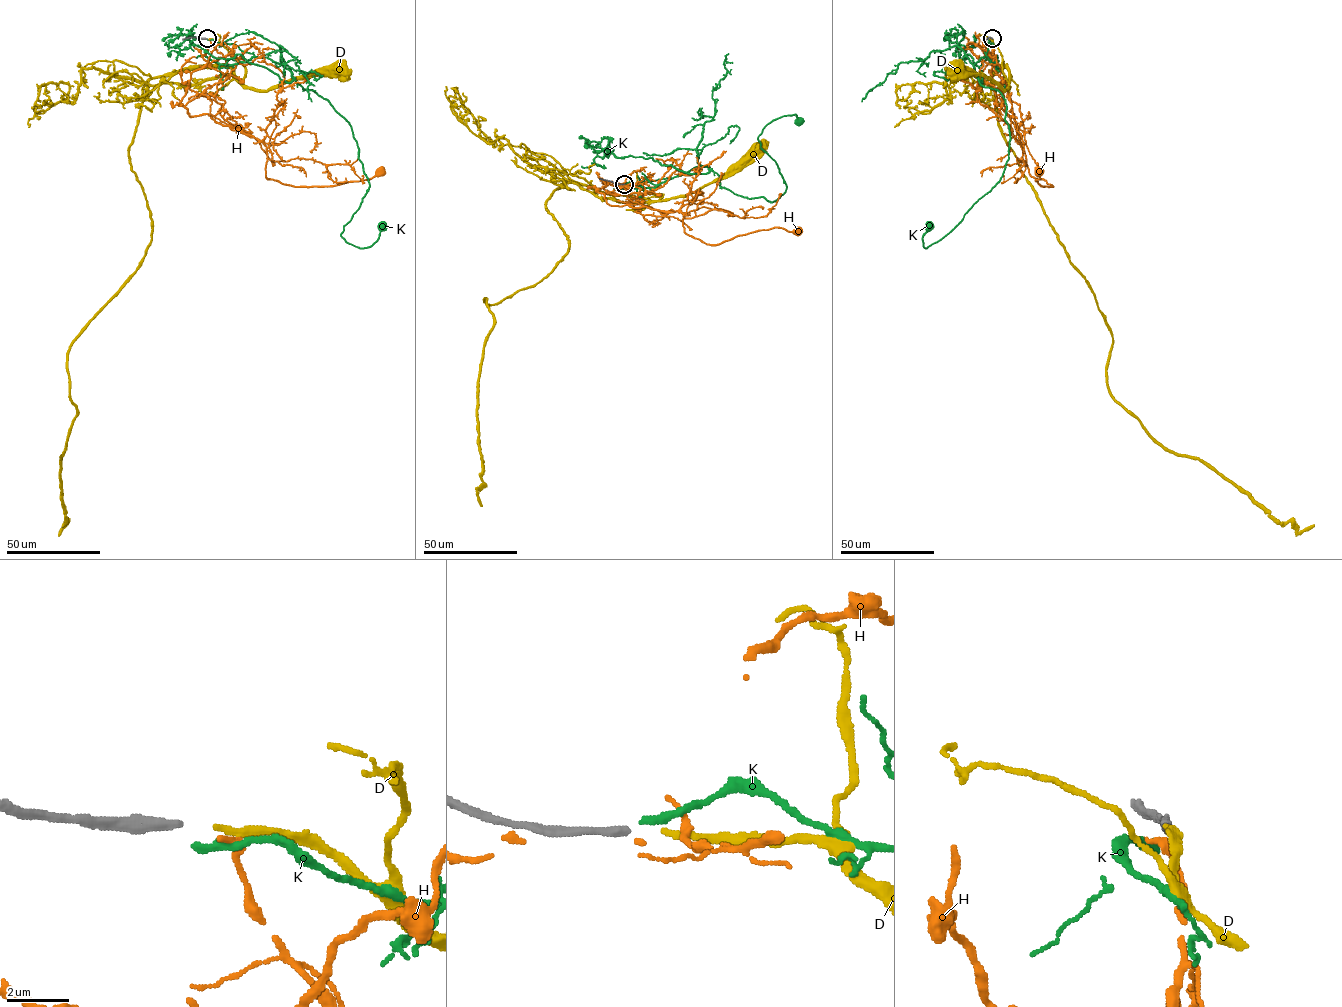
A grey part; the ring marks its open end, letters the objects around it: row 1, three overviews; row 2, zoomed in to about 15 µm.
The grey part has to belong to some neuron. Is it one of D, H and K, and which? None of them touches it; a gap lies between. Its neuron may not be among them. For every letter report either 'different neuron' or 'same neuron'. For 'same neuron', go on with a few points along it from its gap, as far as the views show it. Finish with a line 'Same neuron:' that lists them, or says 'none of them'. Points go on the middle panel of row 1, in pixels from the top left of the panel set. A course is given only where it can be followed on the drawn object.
D: same neuron | via (626, 184), (635, 184), (648, 193), (661, 194), (660, 200), (686, 196), (718, 181), (759, 149)
H: different neuron
K: different neuron
Same neuron: D

